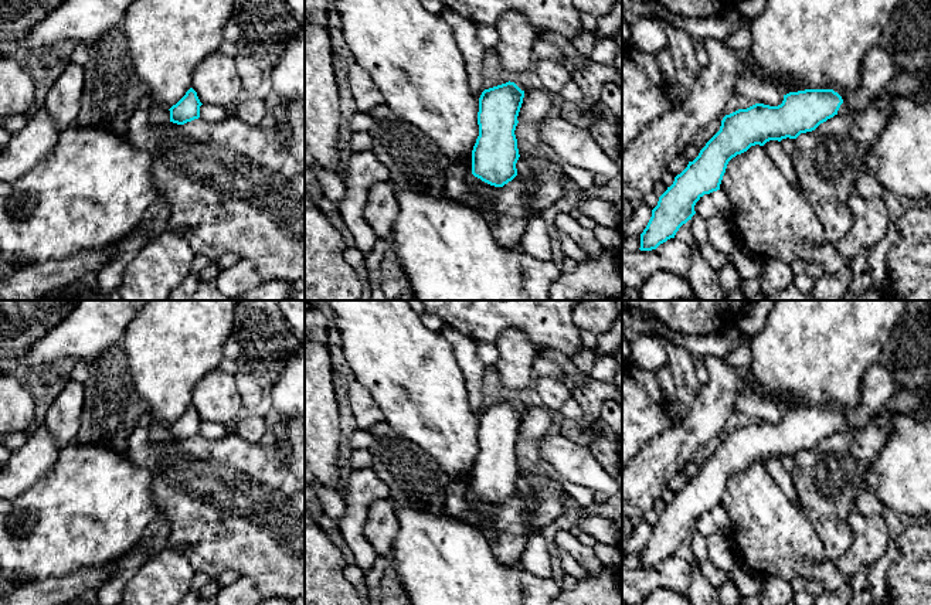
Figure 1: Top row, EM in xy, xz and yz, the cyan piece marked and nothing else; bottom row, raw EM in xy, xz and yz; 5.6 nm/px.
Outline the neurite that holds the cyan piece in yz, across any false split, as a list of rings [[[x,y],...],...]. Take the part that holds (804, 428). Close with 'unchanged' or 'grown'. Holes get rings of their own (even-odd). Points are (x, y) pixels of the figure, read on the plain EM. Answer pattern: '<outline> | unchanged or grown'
[[[876,361],[862,381],[859,404],[842,414],[833,407],[805,407],[784,412],[778,424],[755,421],[726,432],[720,448],[659,514],[641,551],[639,567],[652,568],[675,555],[679,545],[696,531],[696,520],[704,511],[720,507],[733,475],[755,462],[796,456],[801,451],[812,449],[837,432],[842,421],[853,431],[864,428],[873,417],[884,412],[897,388],[894,374],[881,361]]] | grown

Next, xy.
[[[190,405],[186,412],[173,422],[170,428],[170,439],[184,442],[200,435],[200,419],[197,409]]] | unchanged

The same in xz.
[[[514,400],[485,407],[479,415],[479,453],[472,468],[472,492],[503,504],[517,493],[520,475],[514,452],[524,408]]] | unchanged

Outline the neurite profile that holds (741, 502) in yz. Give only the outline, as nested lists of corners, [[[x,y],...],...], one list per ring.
[[[751,463],[728,479],[720,509],[731,523],[731,530],[726,536],[735,561],[744,562],[761,578],[778,577],[791,581],[803,577],[826,592],[835,592],[849,582],[849,577],[840,572],[833,561],[825,558],[822,540],[803,509],[784,493],[764,463]]]

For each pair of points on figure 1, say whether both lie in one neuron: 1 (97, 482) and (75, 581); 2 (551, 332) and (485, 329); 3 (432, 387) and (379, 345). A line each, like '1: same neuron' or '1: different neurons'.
1: different neurons
2: same neuron
3: same neuron

